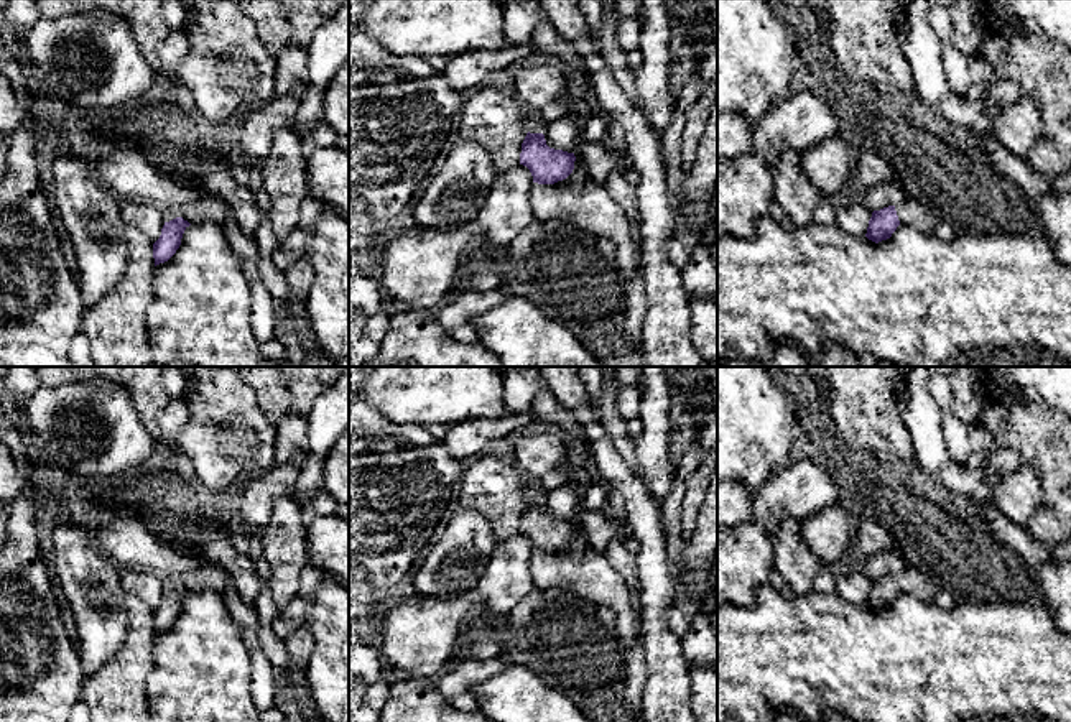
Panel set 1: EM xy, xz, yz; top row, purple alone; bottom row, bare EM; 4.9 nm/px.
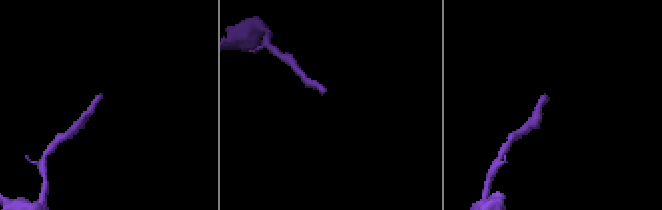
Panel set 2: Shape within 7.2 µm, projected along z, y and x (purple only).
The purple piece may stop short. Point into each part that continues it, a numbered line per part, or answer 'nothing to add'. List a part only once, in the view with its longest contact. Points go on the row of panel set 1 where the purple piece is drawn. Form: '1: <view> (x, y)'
1: xz (589, 206)

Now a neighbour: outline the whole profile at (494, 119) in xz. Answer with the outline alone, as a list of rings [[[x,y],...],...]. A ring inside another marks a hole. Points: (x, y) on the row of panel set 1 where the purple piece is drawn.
[[[477,89],[457,113],[456,133],[461,141],[487,150],[495,176],[503,174],[520,163],[522,143],[528,133],[523,105],[500,89]]]

